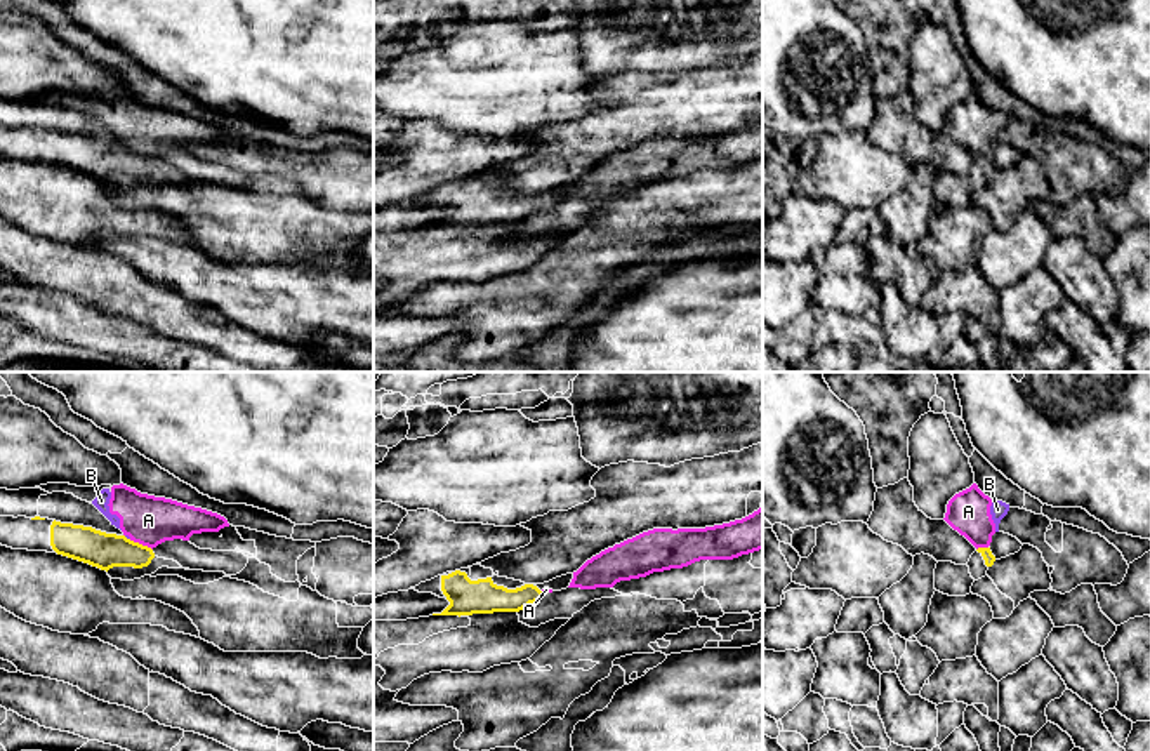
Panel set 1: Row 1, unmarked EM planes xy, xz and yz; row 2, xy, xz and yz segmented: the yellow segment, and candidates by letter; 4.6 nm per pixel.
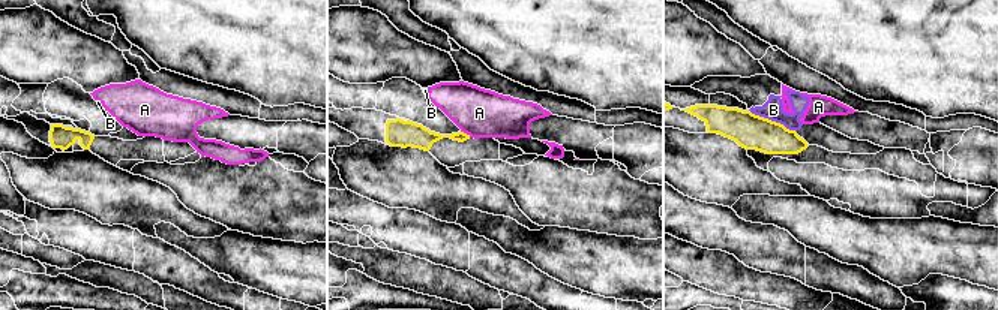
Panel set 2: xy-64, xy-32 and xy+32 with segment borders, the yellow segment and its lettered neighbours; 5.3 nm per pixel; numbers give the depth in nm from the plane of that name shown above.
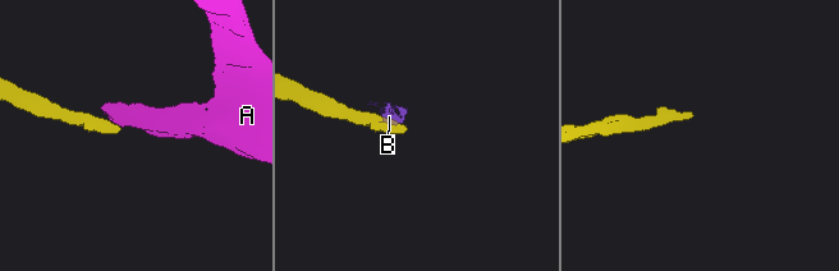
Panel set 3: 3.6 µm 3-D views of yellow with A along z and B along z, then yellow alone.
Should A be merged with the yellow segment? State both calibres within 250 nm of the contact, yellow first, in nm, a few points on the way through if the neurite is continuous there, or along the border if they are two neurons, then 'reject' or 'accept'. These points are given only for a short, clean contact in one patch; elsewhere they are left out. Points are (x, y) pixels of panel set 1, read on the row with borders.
170/220 nm | along xy (129, 539), (152, 550) | reject

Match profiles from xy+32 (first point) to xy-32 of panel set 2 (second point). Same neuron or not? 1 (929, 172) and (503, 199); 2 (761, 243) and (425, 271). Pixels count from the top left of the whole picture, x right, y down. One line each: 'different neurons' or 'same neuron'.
1: different neurons
2: different neurons

